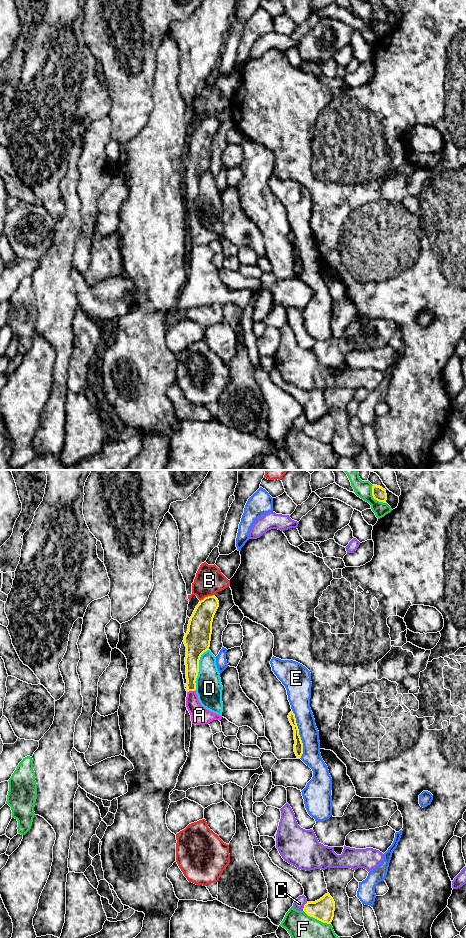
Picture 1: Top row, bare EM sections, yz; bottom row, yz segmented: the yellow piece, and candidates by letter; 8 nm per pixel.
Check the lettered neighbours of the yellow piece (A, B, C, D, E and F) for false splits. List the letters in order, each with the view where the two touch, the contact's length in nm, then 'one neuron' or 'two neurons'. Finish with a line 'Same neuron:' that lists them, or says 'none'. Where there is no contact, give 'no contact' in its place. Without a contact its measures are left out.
A: meets yellow in yz; contact 70 nm long; one neuron
B: meets yellow in yz; contact 130 nm long; two neurons
C: meets yellow in yz; contact 80 nm long; two neurons
D: meets yellow in yz; contact 360 nm long; two neurons
E: meets yellow in yz; contact 400 nm long; two neurons
F: meets yellow in yz; contact 260 nm long; two neurons
Same neuron: A

